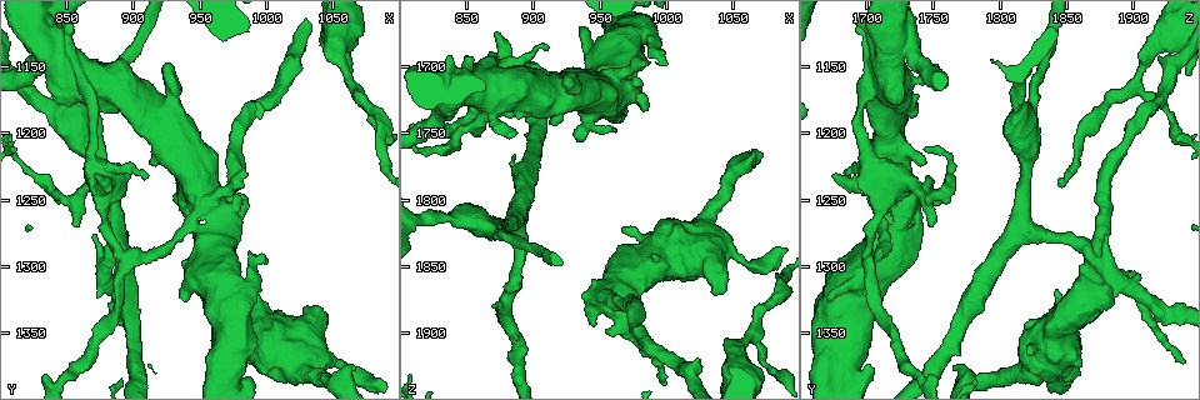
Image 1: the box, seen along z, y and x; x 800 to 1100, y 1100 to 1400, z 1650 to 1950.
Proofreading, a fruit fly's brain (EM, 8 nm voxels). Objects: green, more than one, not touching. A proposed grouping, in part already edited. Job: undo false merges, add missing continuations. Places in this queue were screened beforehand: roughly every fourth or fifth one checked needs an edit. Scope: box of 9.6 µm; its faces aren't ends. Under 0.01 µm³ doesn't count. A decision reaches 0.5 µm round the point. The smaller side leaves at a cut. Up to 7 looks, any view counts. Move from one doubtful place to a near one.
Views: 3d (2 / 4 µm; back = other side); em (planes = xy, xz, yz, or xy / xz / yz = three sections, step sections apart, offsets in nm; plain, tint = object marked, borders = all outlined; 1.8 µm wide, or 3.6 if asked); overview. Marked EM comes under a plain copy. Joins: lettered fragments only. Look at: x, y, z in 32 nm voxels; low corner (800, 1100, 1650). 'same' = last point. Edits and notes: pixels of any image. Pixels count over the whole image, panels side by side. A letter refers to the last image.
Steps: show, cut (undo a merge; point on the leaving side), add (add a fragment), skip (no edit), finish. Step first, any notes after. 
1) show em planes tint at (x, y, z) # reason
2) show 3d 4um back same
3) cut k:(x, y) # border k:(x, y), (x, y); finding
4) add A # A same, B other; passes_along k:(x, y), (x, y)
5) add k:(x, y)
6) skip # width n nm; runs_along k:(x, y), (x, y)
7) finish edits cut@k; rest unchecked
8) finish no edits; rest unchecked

show 3d 2um at (984, 1228, 1698) # branch stops here

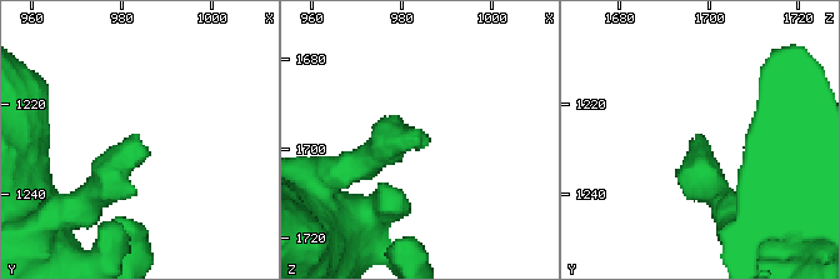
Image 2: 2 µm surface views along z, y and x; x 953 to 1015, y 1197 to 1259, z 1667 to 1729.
show em yz step 4 tint at (983, 1227, 1699) # now the EM

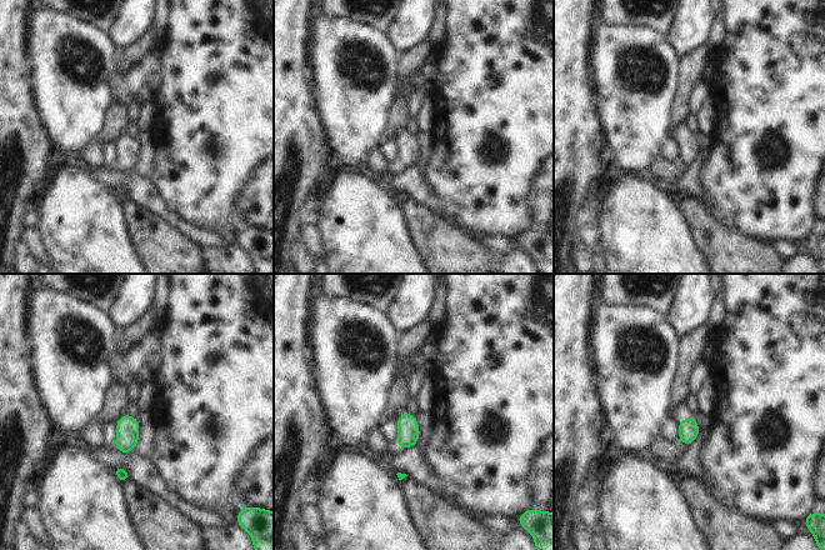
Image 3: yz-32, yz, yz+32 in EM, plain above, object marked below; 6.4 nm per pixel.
show em xy step 16 borders same # cut it another way

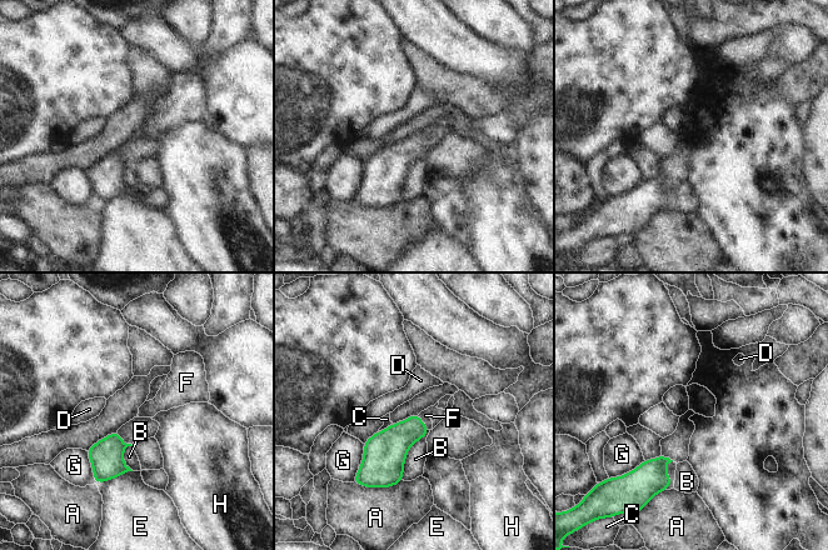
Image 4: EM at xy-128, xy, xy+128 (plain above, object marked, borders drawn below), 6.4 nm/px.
add F # A other, B other, C other, D other, E other, F same, G other, H other; passes_along 4:(390, 445), (422, 423), (425, 415); the cell continues

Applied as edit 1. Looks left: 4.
show em xy step 8 borders at (922, 1148, 1712) # stops while still wide

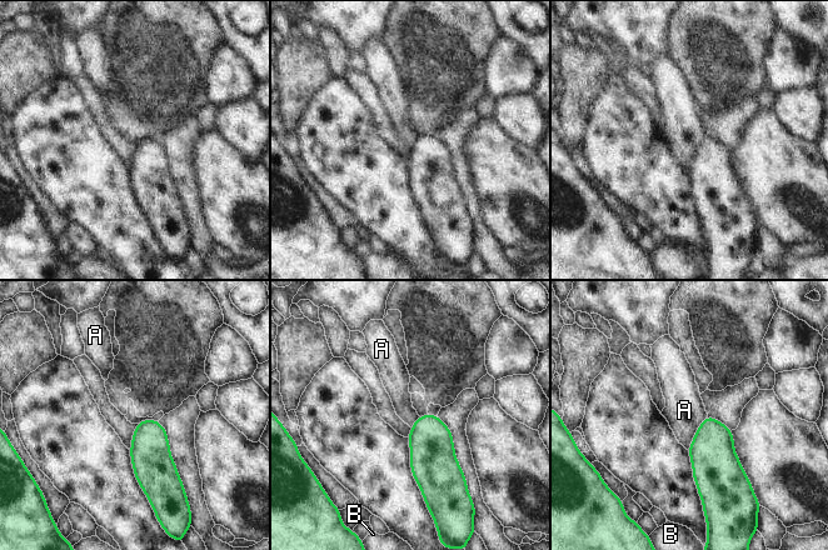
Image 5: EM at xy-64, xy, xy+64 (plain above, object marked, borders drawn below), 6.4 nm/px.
show em planes borders same

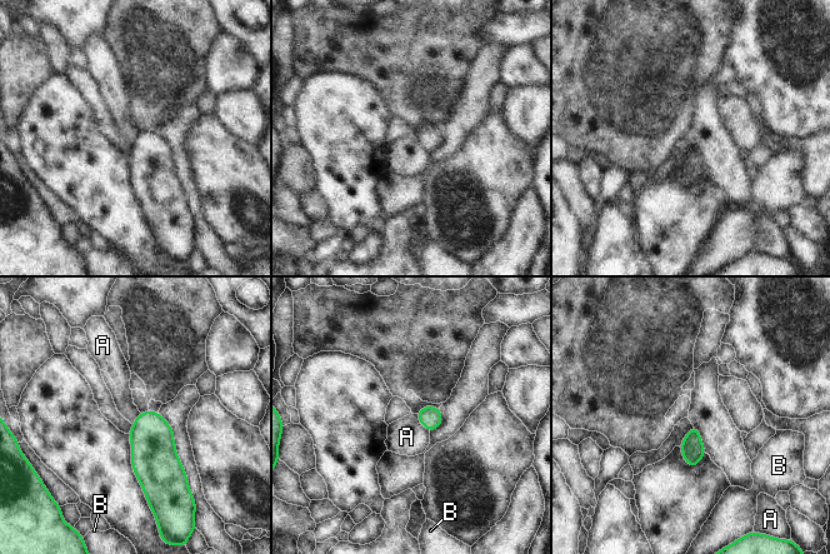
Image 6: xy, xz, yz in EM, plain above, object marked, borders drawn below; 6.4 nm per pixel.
skip # A other, B other; no lettered fragment goes on from it

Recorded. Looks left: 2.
finish edits add@4; rest unchecked

